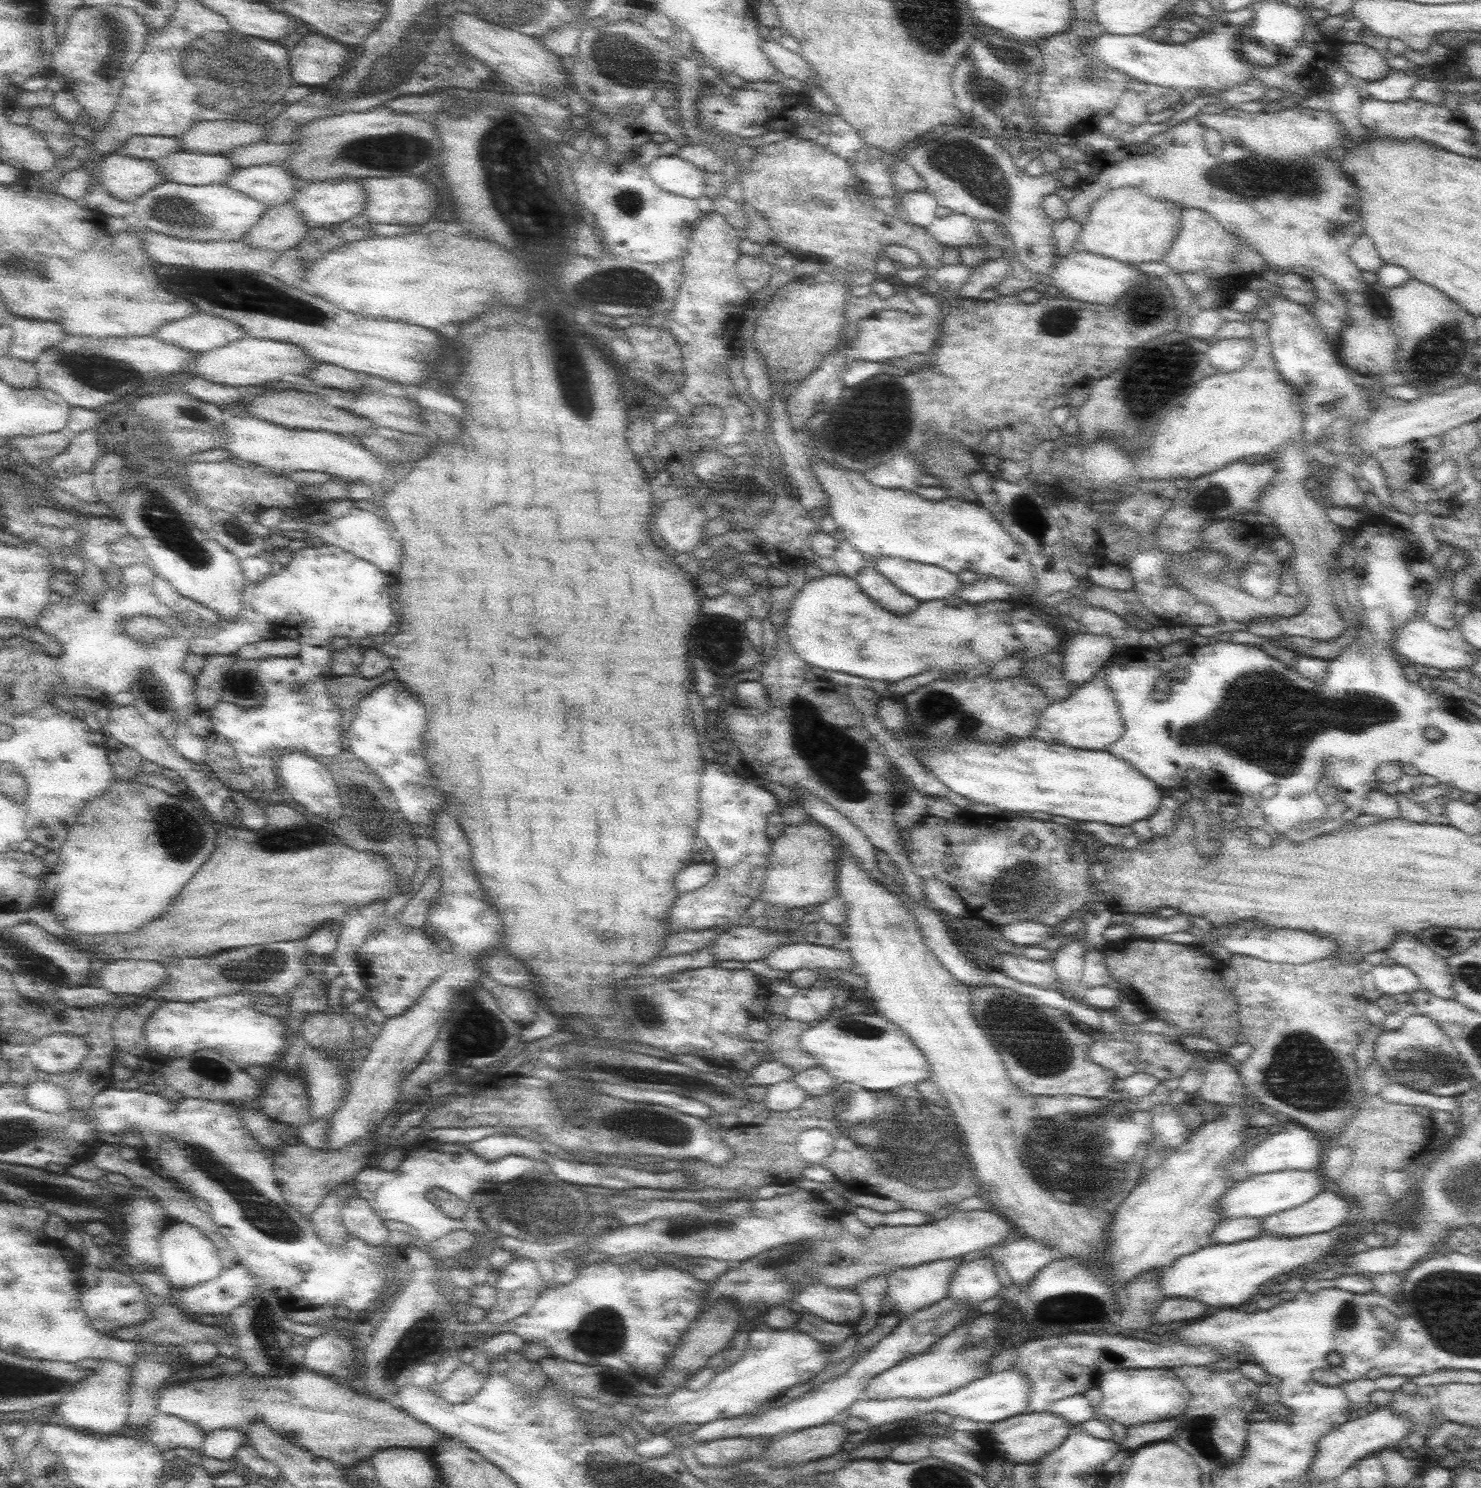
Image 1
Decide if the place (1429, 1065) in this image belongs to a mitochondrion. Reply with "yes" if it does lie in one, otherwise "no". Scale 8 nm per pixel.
yes

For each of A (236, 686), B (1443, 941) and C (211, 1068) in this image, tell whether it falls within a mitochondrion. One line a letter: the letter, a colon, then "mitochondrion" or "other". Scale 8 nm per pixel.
A: mitochondrion
B: mitochondrion
C: mitochondrion

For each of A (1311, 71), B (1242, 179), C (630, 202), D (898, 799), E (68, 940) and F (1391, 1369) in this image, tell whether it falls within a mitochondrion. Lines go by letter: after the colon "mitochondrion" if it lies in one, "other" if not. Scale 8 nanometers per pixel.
A: other
B: mitochondrion
C: mitochondrion
D: other
E: other
F: other

